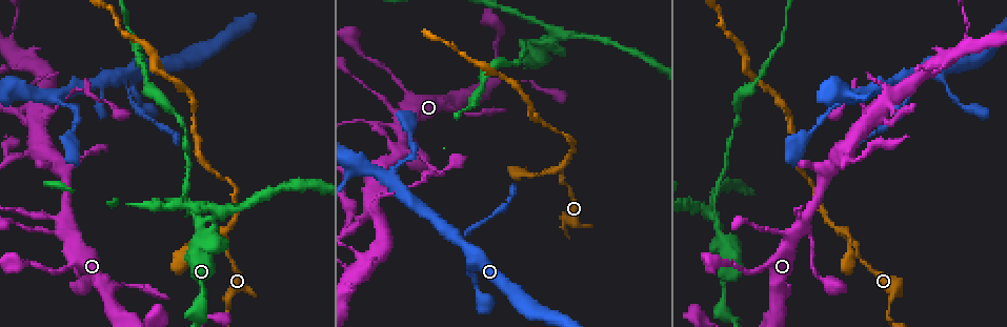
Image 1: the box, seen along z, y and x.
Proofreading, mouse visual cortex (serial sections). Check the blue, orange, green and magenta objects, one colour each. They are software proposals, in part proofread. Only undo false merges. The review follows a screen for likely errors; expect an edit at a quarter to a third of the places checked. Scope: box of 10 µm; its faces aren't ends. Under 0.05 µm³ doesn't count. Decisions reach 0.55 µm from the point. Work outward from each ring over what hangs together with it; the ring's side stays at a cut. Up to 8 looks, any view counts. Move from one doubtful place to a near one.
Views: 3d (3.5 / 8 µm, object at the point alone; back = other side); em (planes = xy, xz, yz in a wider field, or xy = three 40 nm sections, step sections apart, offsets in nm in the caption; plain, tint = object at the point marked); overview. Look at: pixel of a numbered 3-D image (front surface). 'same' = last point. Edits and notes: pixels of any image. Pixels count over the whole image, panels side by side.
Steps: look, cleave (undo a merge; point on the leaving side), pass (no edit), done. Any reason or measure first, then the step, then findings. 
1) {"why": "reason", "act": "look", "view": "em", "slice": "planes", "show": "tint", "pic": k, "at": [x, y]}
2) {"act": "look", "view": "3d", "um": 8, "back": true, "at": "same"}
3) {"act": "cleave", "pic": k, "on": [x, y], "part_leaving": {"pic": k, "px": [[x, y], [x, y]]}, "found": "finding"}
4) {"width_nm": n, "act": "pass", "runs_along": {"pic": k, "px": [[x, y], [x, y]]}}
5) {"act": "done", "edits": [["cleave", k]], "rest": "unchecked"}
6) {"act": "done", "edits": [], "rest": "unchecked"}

{"why": "sharp bend", "act": "look", "view": "3d", "um": 3.5, "pic": 1, "at": [66, 224]}

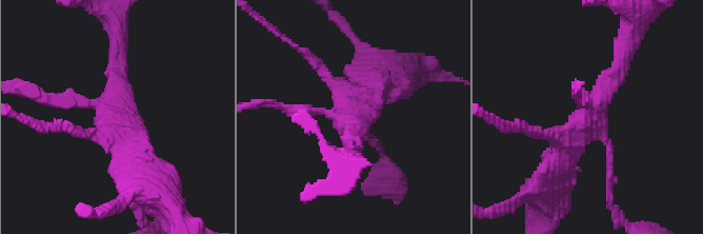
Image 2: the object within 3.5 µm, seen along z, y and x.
{"why": "shape alone is not enough", "act": "look", "view": "em", "slice": "xy", "step": 5, "show": "tint", "pic": 2, "at": [120, 120]}

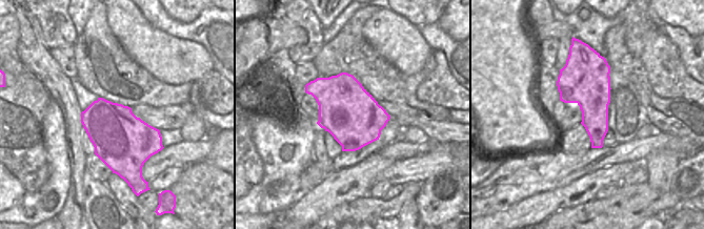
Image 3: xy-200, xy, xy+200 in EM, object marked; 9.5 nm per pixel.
{"width_nm": 550, "act": "pass", "runs_along": {"pic": 2, "px": [[554, 175], [623, 59]]}, "found": "continuous, no second cell"}

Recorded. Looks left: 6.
{"why": "arms part here", "act": "look", "view": "3d", "um": 3.5, "pic": 1, "at": [556, 39]}

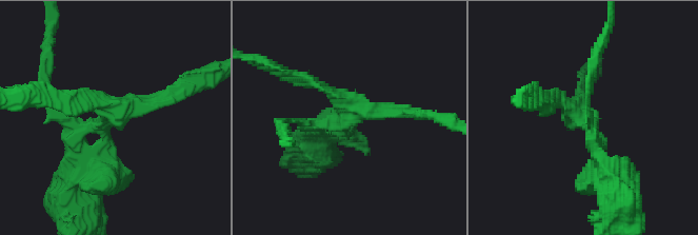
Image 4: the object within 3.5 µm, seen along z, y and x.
{"arms": 3, "arm_widths_nm": [150, 200, 250], "act": "look", "view": "em", "slice": "xy", "step": 2, "show": "tint", "pic": 4, "at": [346, 116]}

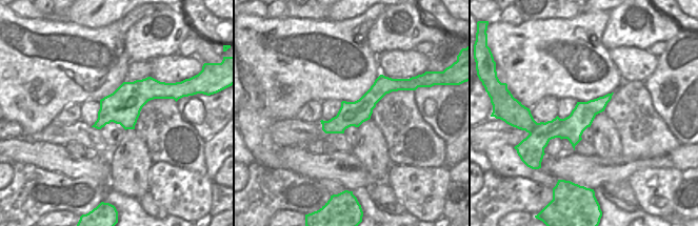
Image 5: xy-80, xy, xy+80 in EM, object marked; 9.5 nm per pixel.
{"act": "cleave", "pic": 4, "on": [285, 122], "border": {"pic": 5, "px": [[544, 123], [550, 129], [550, 139]]}, "found": "two cells meet here"}

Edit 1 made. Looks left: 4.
{"why": "a fork", "act": "look", "view": "3d", "um": 3.5, "pic": 1, "at": [225, 235]}

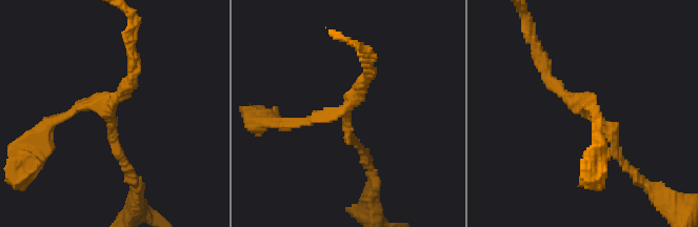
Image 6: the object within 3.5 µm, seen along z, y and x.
{"act": "look", "view": "em", "slice": "xy", "step": 5, "show": "plain", "pic": 6, "at": [346, 110]}

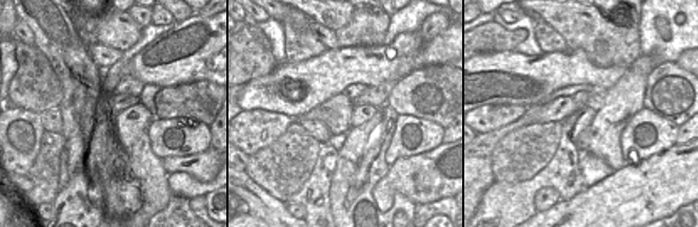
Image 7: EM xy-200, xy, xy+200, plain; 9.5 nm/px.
{"act": "look", "view": "em", "slice": "xy", "step": 5, "show": "tint", "at": "same"}

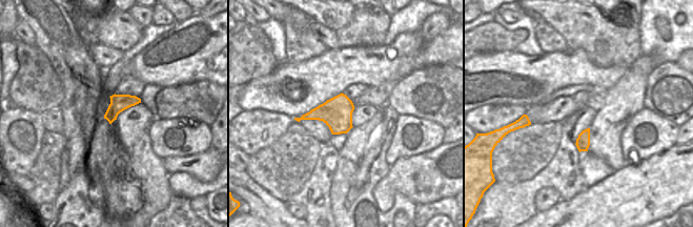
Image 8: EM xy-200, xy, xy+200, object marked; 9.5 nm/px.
{"act": "pass", "runs_along": {"pic": 6, "px": [[622, 161], [544, 64]]}, "found": "one cell here"}

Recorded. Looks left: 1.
{"act": "done", "edits": [["cleave", 4]], "rest": "unchecked"}

